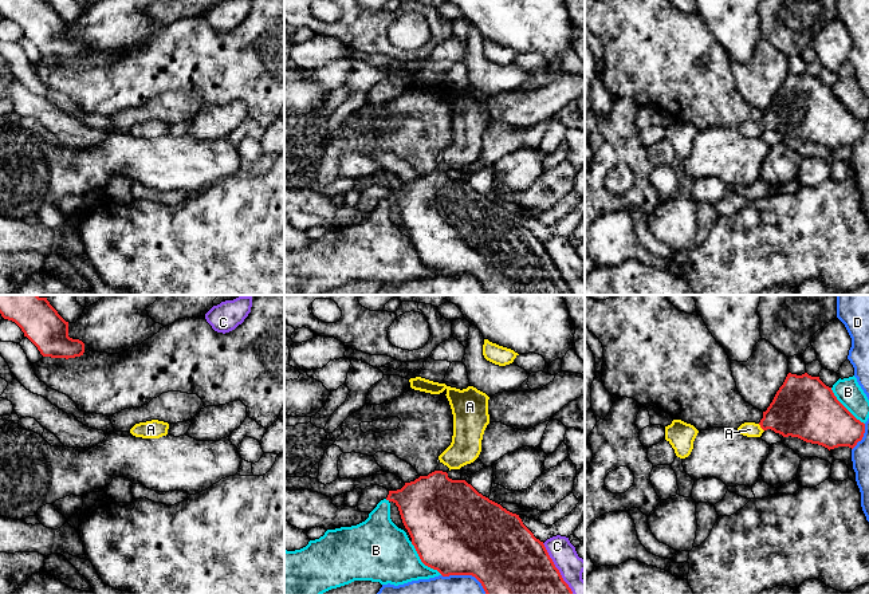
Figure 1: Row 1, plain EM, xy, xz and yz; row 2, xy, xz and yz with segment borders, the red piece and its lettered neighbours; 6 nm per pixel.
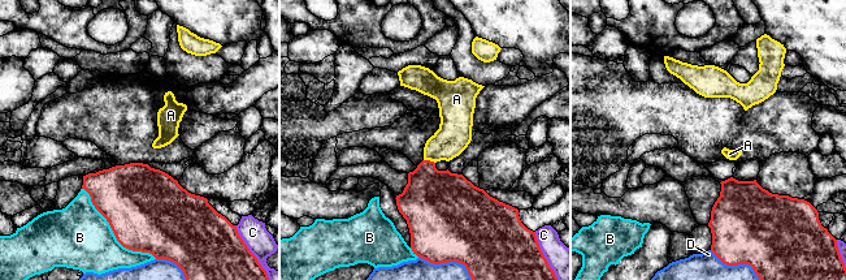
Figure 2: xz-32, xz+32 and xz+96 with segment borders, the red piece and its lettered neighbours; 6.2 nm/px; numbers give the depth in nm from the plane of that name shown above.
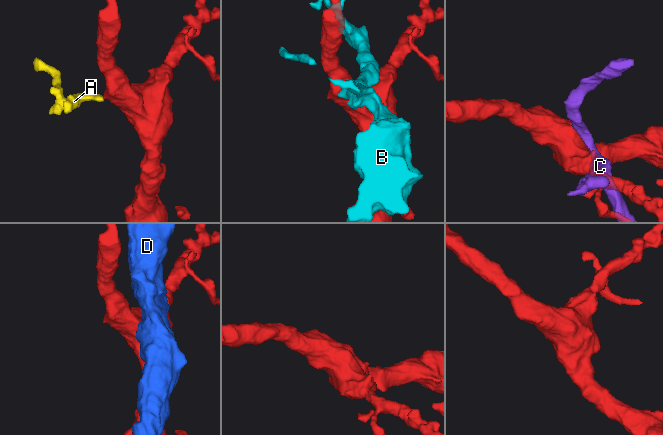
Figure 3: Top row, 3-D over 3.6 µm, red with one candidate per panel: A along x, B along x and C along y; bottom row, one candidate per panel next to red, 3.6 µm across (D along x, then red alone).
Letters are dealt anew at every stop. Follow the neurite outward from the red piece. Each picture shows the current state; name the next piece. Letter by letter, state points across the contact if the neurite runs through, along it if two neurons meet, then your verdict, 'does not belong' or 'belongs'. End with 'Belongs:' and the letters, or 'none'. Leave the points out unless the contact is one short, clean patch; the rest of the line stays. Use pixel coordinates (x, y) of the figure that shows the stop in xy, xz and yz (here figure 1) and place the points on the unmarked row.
A: runs through yz (798, 109), (761, 126), (750, 129); belongs
B: does not belong
C: does not belong
D: does not belong
Belongs: A

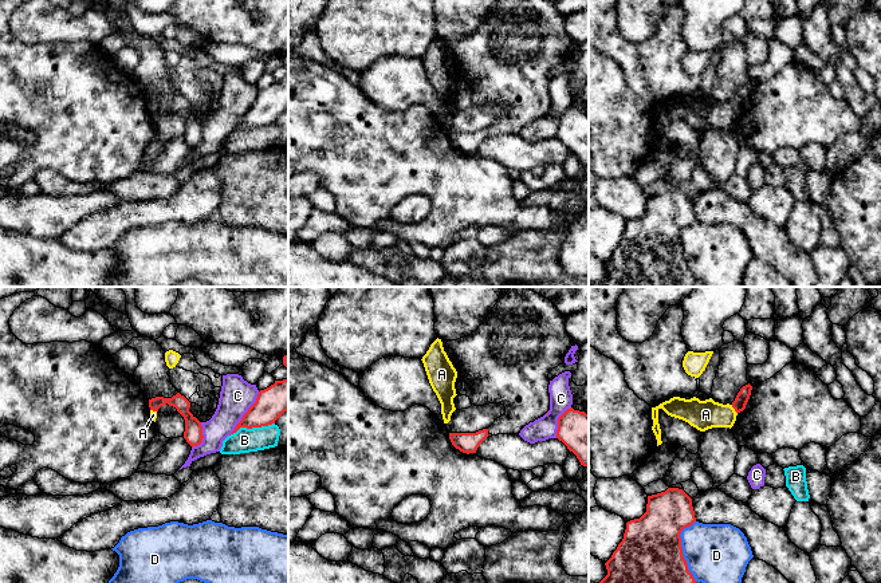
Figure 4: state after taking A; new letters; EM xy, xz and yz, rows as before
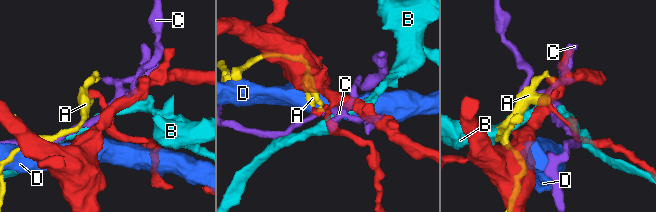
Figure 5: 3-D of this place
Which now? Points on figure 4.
A: border along yz (731, 105), (736, 113); does not belong
B: does not belong
C: does not belong
D: does not belong
Belongs: none

